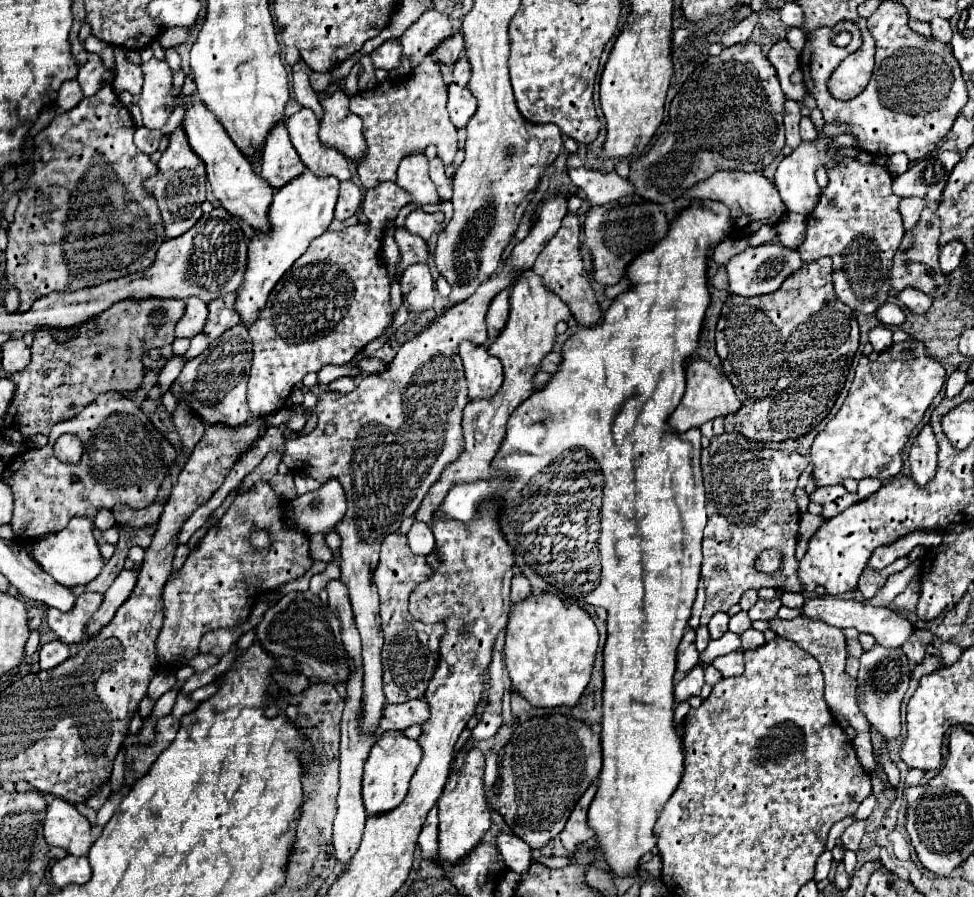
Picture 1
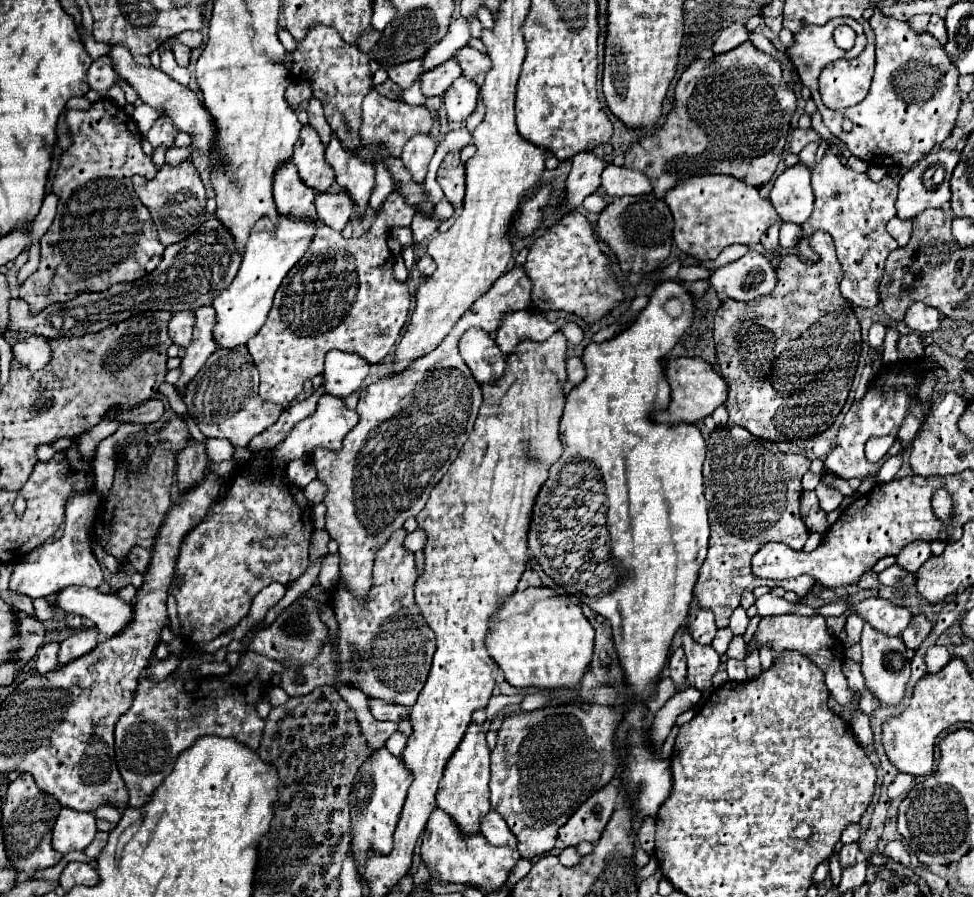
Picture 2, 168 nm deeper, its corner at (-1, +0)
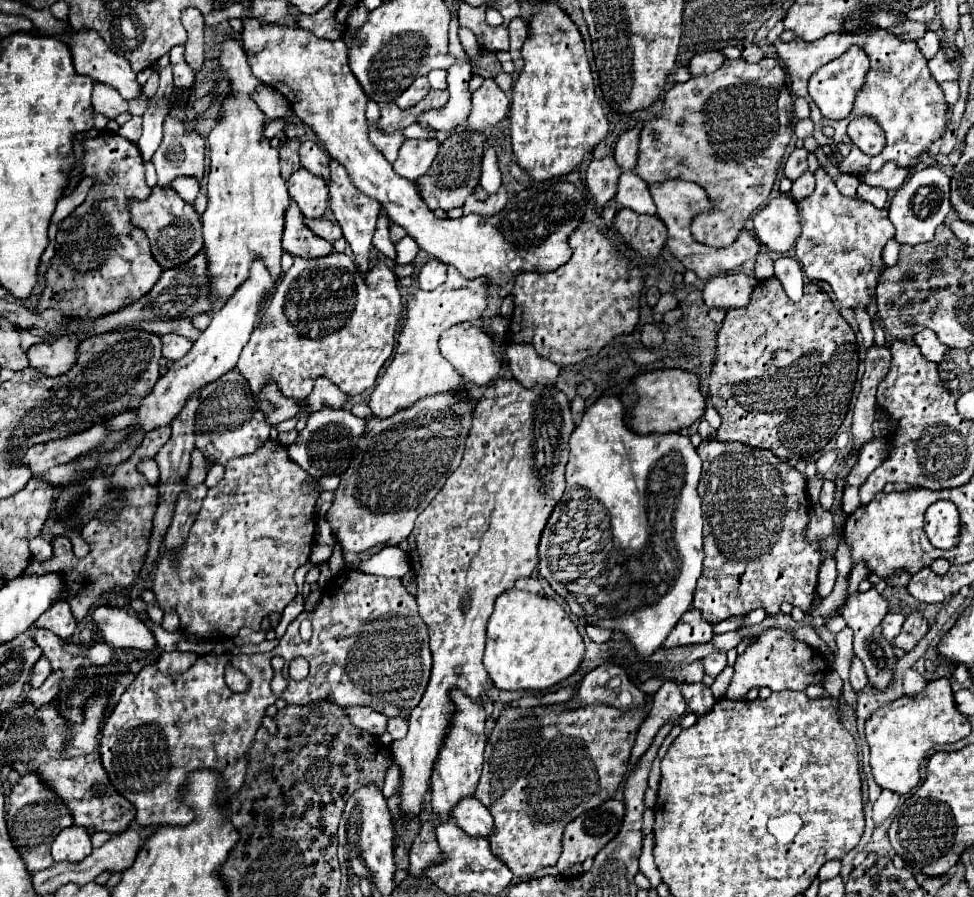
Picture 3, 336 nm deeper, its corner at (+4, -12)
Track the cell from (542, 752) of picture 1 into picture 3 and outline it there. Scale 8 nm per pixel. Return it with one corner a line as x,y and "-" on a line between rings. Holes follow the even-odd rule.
646,695
646,703
630,711
620,711
616,707
576,707
554,717
554,713
544,707
508,707
500,713
486,743
484,769
474,797
492,813
494,819
494,833
488,839
492,853
496,853
496,857
500,857
516,877
532,877
538,869
556,865
562,853
564,827
616,793
628,773
634,737
640,723
646,719
650,705
652,695

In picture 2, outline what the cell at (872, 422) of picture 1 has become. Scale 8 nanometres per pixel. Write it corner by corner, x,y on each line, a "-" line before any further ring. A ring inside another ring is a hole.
925,359
921,361
899,361
899,363
893,363
893,365
883,365
879,369
879,373
871,379
871,385
867,387
867,393
863,395
863,399
855,401
851,405
851,409
845,413
845,419
837,431
837,439
835,439
835,447
831,449
831,453
827,455
827,459
823,461
825,469
841,479
851,479
851,477
857,477
857,479
867,479
867,477
875,477
881,463
887,459
887,457
897,457
901,455
903,451
903,443
899,439
899,429
907,417
907,413
915,415
919,421
925,419
927,415
927,409
931,409
931,405
937,401
937,397
941,397
945,385
947,385
949,377
947,377
947,371
937,363
937,361
929,361
925,363
-
927,375
933,375
935,377
935,385
933,385
933,393
929,397
929,401
923,401
919,399
919,389
921,389
921,383
-
881,435
893,435
895,441
891,445
891,449
887,451
887,455
877,461
877,463
869,463
865,459
865,453
863,453
863,447
867,443
867,439
871,437
881,437

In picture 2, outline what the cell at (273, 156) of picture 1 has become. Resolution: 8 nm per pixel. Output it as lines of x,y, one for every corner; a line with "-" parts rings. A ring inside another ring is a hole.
285,161
273,175
273,197
279,213
293,217
315,217
315,191
303,185
293,161

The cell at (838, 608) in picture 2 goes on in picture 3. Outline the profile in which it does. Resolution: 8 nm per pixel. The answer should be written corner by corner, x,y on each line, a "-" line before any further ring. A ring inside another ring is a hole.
854,565
854,569
852,569
852,575
850,575
850,589
848,589
848,593
856,593
858,591
858,583
862,581
862,579
866,579
870,573
868,573
868,567
866,565

